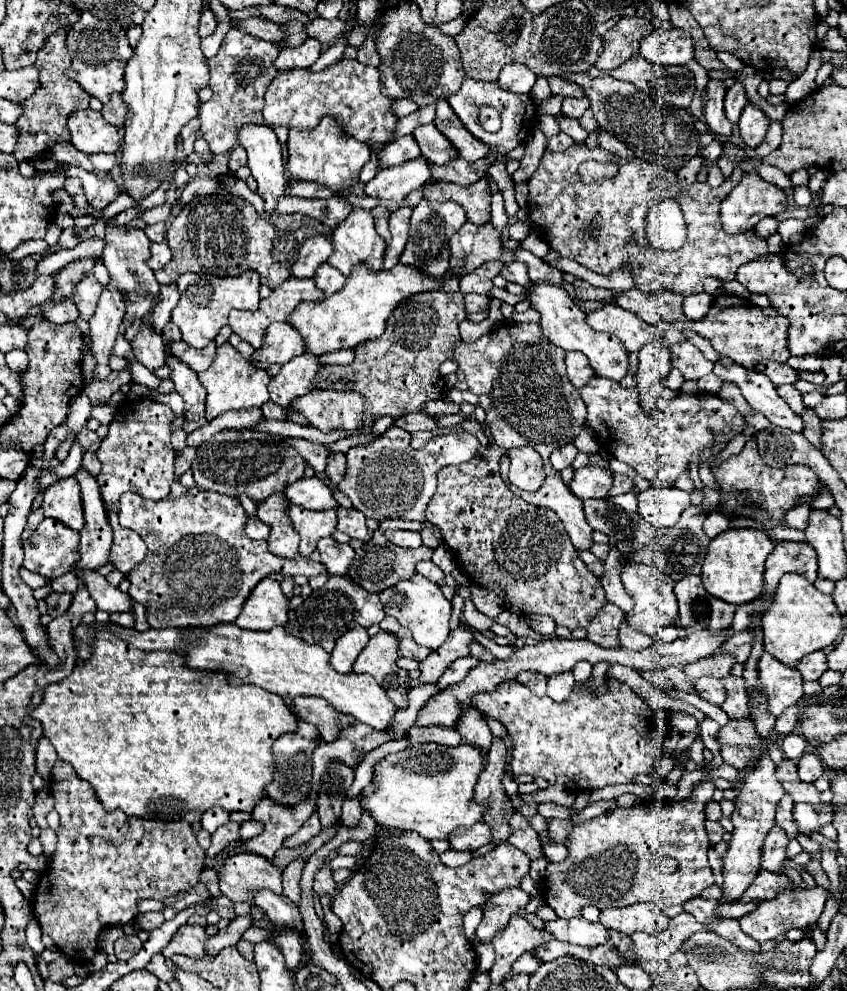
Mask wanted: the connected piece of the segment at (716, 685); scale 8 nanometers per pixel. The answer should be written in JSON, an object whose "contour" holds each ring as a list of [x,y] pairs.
{"contour":[[[702,676],[702,678],[698,678],[698,680],[694,682],[694,688],[696,688],[696,692],[698,692],[704,700],[708,700],[710,704],[716,704],[716,706],[720,706],[720,704],[724,702],[724,698],[726,698],[726,692],[724,692],[722,682],[720,682],[718,678],[712,678],[712,676]]]}

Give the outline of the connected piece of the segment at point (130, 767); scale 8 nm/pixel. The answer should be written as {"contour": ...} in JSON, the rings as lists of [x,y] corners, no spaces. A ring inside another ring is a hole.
{"contour":[[[102,630],[98,634],[98,638],[94,642],[94,654],[90,660],[84,662],[84,666],[74,668],[74,672],[66,680],[58,682],[58,684],[50,684],[44,690],[44,700],[32,712],[32,718],[42,722],[44,736],[50,738],[52,746],[58,752],[58,758],[70,762],[74,766],[76,774],[82,780],[90,782],[90,786],[96,790],[98,800],[102,802],[102,806],[108,812],[122,810],[128,816],[140,816],[140,818],[164,820],[164,822],[186,820],[190,824],[200,822],[202,814],[212,806],[222,806],[228,812],[252,812],[254,804],[258,804],[258,800],[266,798],[266,784],[270,784],[270,780],[274,778],[274,772],[276,772],[274,754],[272,754],[274,740],[278,740],[278,736],[282,736],[286,732],[294,732],[294,728],[298,728],[298,718],[292,716],[292,712],[288,710],[288,706],[284,704],[284,700],[280,696],[274,696],[272,692],[254,688],[250,684],[232,686],[226,678],[226,672],[222,674],[218,670],[188,668],[188,664],[184,664],[184,656],[178,652],[144,652],[144,650],[138,650],[138,648],[126,644],[124,640],[120,640],[118,636],[114,636],[112,632],[106,632],[106,630]]]}

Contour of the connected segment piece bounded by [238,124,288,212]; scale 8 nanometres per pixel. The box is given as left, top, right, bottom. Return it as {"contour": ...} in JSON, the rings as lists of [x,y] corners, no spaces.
{"contour":[[[244,124],[238,128],[238,142],[248,152],[248,168],[258,182],[258,194],[266,202],[266,210],[274,210],[288,184],[282,166],[282,148],[274,130],[268,126]]]}

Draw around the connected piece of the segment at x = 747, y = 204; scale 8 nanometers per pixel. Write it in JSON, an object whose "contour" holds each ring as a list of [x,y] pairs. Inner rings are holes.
{"contour":[[[744,174],[742,180],[734,186],[734,190],[728,194],[728,198],[722,202],[720,206],[720,220],[722,220],[722,228],[730,234],[738,234],[744,232],[752,226],[756,226],[760,222],[760,218],[764,216],[776,216],[780,212],[784,212],[788,208],[788,196],[782,188],[768,184],[766,180],[762,180],[758,174]]]}

